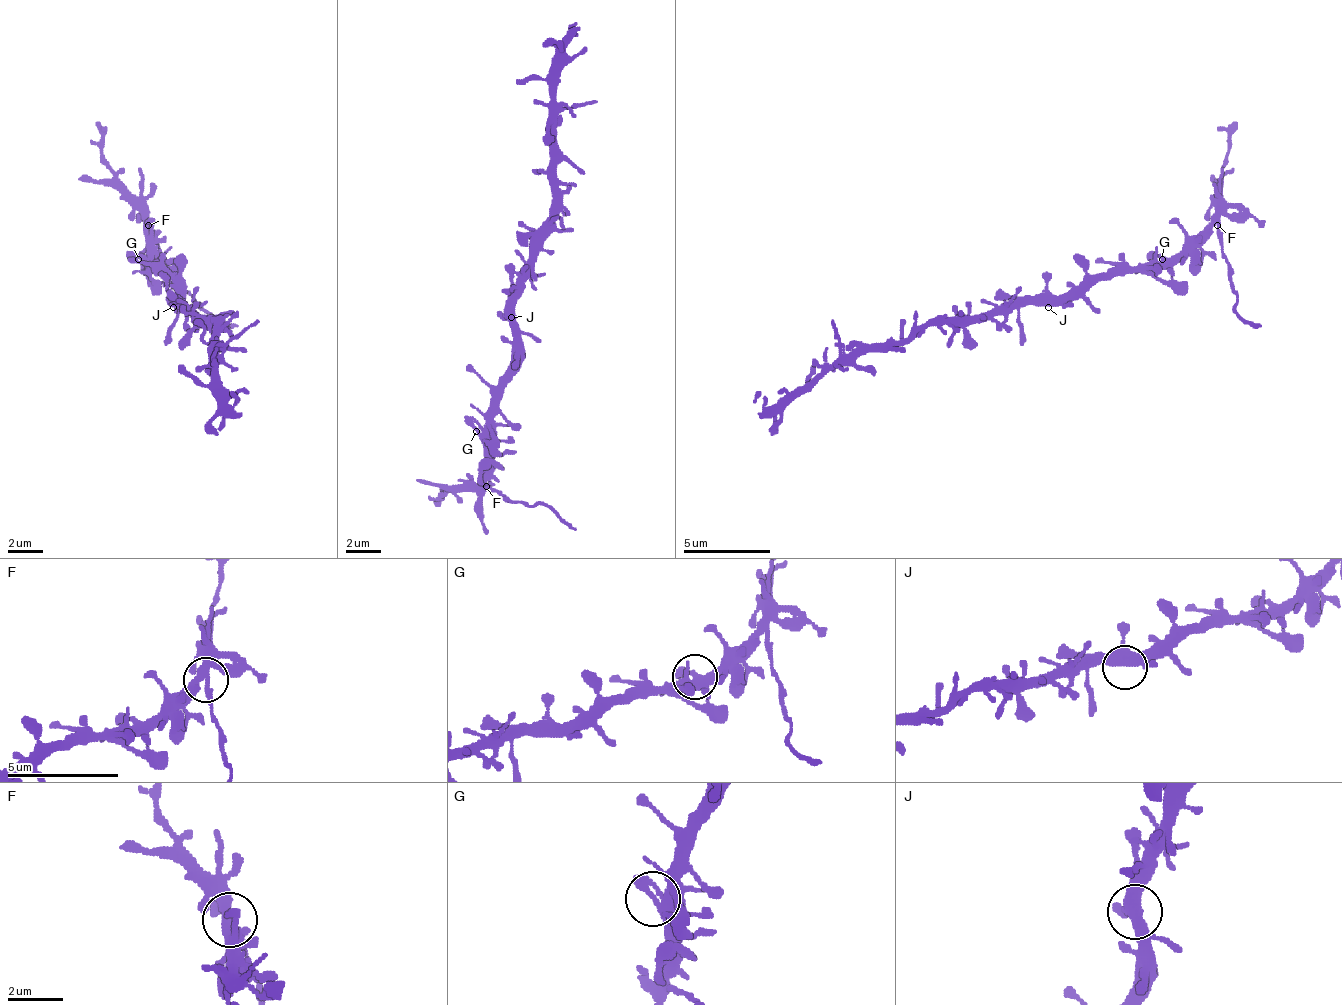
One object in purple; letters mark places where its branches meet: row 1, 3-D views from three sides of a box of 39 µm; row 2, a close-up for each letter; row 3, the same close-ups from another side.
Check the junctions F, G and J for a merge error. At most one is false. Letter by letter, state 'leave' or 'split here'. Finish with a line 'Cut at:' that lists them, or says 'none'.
F: split here
G: leave
J: leave
Cut at: F

